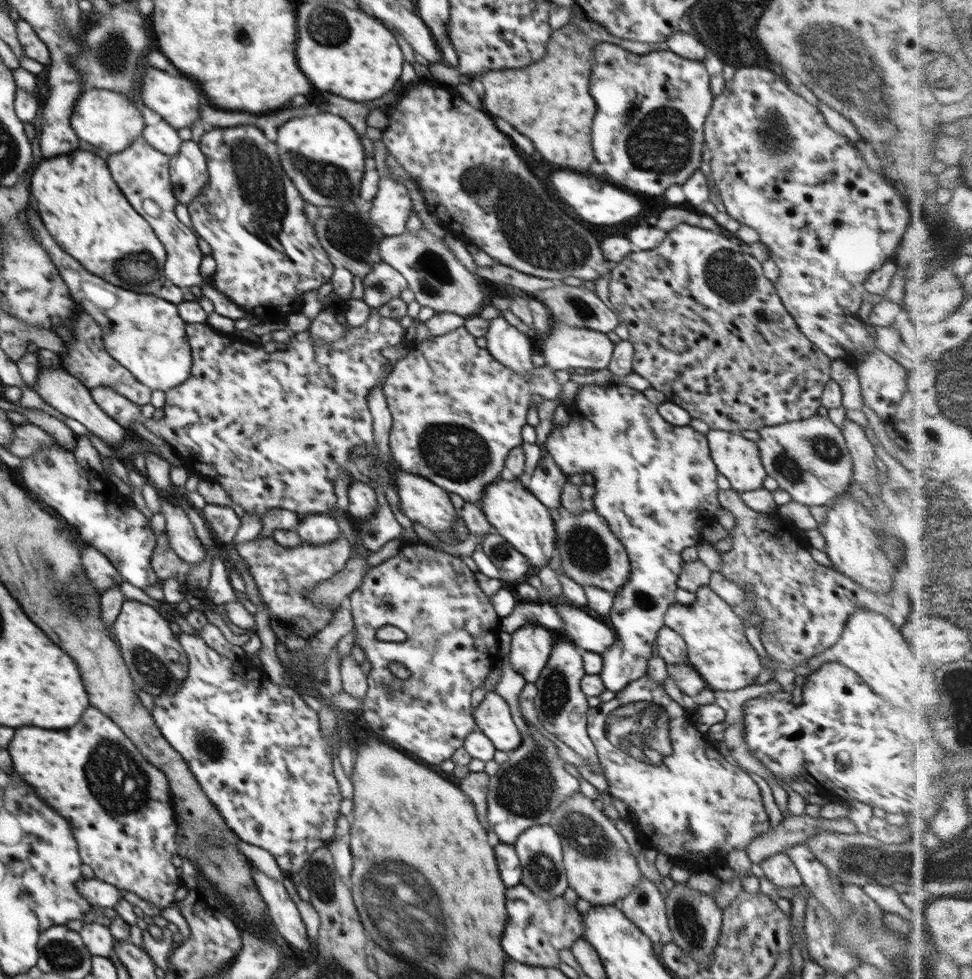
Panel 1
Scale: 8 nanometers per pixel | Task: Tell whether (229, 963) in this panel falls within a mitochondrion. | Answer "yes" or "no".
no

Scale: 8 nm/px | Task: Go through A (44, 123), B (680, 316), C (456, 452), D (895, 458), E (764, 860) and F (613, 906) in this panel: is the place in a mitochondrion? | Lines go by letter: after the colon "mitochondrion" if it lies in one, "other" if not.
A: other
B: other
C: mitochondrion
D: other
E: other
F: other

